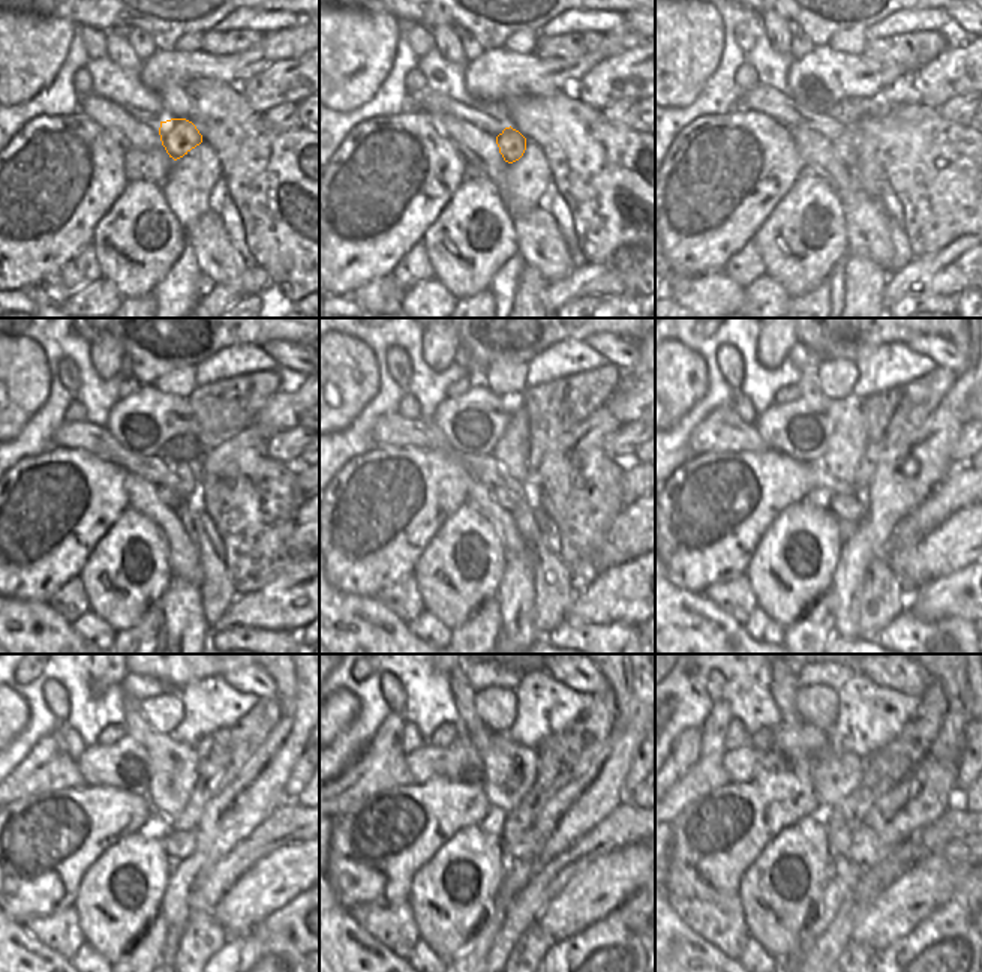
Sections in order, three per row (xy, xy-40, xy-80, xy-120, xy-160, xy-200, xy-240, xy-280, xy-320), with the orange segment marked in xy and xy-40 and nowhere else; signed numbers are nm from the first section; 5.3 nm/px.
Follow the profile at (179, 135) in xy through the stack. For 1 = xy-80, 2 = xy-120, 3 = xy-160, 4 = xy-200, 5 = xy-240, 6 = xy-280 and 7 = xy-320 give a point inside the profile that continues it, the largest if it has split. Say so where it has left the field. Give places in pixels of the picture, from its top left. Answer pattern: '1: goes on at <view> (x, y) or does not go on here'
1: goes on at xy-80 (846, 146)
2: goes on at xy-120 (171, 498)
3: goes on at xy-160 (508, 500)
4: goes on at xy-200 (847, 506)
5: goes on at xy-240 (179, 846)
6: goes on at xy-280 (523, 848)
7: goes on at xy-320 (867, 849)

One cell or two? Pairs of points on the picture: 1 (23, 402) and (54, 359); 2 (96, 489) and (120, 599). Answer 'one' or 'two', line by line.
1: two
2: two

